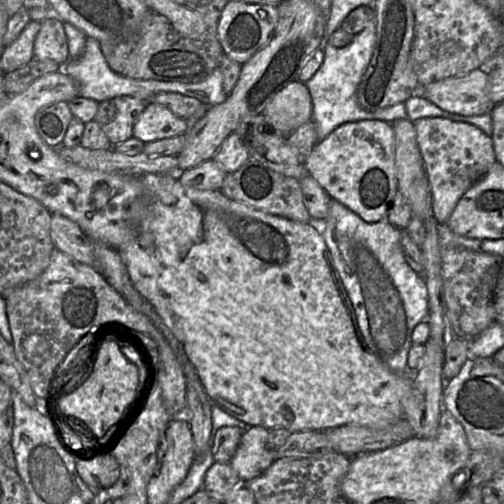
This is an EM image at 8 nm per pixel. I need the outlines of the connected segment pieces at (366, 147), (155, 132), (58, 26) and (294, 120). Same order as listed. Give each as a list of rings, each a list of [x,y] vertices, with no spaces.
[[[379,119],[346,122],[335,128],[323,140],[317,141],[303,161],[306,173],[312,176],[325,192],[368,223],[386,219],[388,209],[398,190],[395,172],[395,136],[392,123]]]
[[[149,102],[134,125],[133,136],[144,143],[148,143],[185,134],[189,129],[189,126],[190,122],[183,118],[177,117],[168,108]]]
[[[59,16],[41,21],[40,31],[34,42],[34,58],[41,61],[51,60],[62,67],[69,61],[64,22]]]
[[[289,83],[276,93],[261,114],[273,131],[287,137],[312,119],[312,100],[306,84]]]

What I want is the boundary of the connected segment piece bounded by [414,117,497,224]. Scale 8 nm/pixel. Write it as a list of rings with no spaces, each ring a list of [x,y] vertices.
[[[425,117],[414,122],[418,147],[432,193],[433,215],[440,224],[446,224],[462,195],[478,182],[497,161],[491,136],[476,126],[452,121],[444,117]]]

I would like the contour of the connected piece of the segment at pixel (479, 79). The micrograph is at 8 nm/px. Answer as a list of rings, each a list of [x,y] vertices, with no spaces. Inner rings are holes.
[[[480,68],[463,76],[449,77],[432,82],[423,88],[419,88],[417,93],[424,95],[439,108],[463,116],[489,114],[495,105],[488,92],[488,76]]]

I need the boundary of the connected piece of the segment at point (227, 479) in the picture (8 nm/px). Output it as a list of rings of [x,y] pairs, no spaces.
[[[215,462],[205,474],[202,489],[210,499],[224,503],[228,494],[241,483],[230,464]]]

